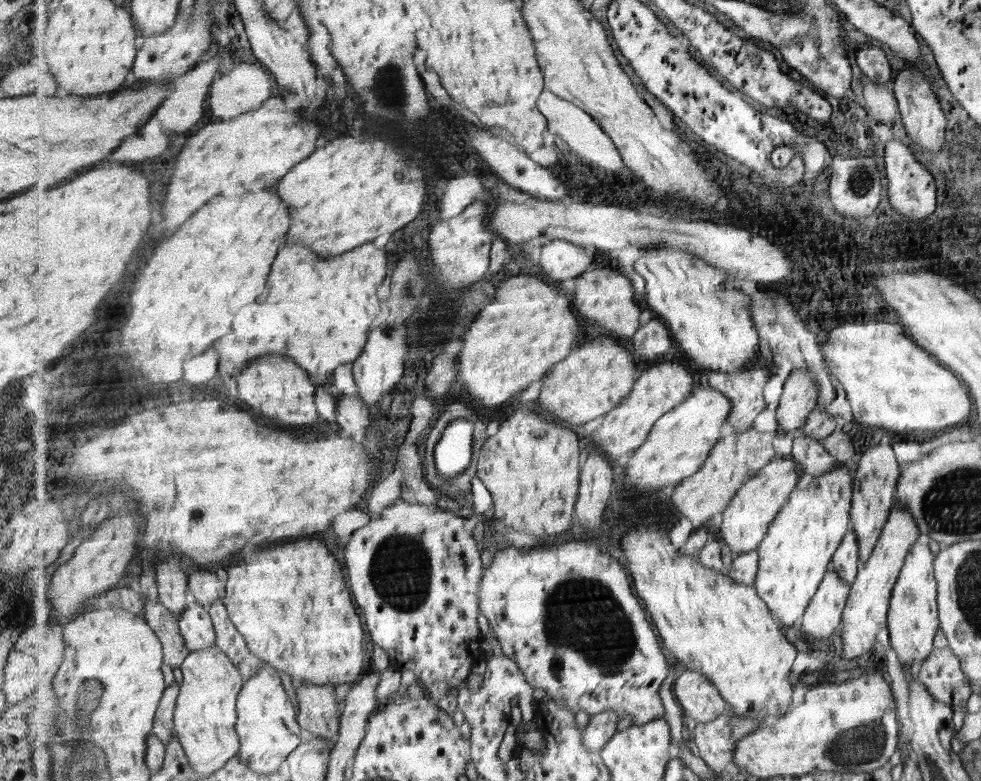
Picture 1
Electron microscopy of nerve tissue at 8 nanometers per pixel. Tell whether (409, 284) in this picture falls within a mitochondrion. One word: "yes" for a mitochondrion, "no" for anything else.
yes

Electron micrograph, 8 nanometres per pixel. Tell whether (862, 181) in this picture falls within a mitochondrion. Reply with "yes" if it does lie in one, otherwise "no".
yes

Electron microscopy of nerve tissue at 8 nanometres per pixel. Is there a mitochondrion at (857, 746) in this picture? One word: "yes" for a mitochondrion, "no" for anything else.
yes

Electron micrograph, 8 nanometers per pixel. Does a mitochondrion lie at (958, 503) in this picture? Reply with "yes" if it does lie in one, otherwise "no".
yes

